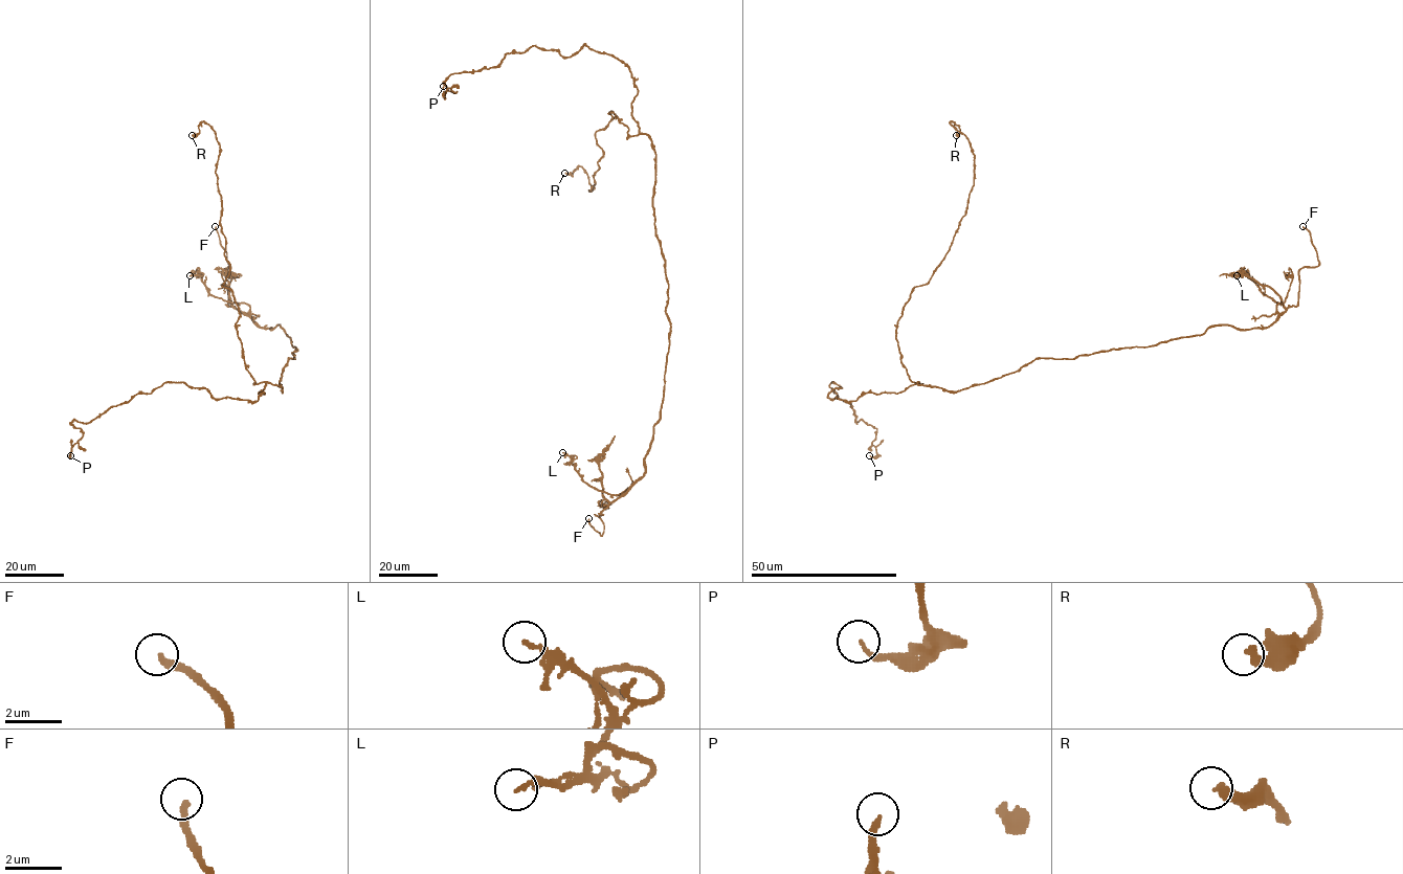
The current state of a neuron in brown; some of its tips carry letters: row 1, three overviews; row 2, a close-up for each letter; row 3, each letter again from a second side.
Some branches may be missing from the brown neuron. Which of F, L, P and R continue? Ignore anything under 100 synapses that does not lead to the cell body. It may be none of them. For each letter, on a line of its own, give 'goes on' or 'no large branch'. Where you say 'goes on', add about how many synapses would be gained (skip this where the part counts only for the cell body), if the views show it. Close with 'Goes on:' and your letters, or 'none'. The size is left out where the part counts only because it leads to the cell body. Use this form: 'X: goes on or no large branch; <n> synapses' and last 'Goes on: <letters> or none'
F: goes on
L: no large branch
P: no large branch
R: no large branch
Goes on: F

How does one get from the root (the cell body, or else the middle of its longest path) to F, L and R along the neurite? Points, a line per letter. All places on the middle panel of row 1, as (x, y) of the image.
F: (653, 209), (670, 322), (661, 419), (643, 474), (595, 515), (603, 522), (601, 535), (588, 518)
L: (653, 209), (668, 283), (670, 336), (661, 419), (643, 474), (623, 494), (607, 494), (588, 486), (562, 452)
R: (653, 209), (652, 141), (630, 136), (613, 112), (595, 134), (603, 156), (593, 189), (581, 166), (564, 173)

